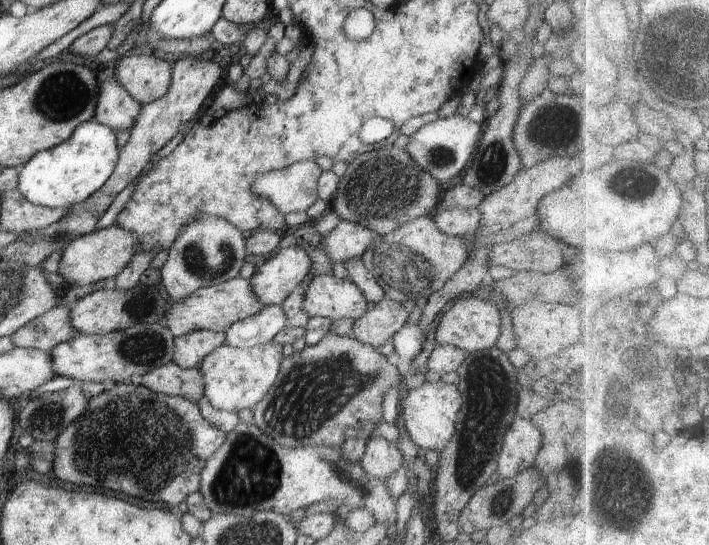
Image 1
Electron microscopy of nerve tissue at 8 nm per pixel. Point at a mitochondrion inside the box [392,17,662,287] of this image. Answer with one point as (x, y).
(552, 126)

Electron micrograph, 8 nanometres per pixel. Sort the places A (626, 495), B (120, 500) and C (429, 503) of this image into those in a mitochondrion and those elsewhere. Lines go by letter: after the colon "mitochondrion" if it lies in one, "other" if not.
A: mitochondrion
B: other
C: other

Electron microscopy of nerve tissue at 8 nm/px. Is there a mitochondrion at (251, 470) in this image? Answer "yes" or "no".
yes

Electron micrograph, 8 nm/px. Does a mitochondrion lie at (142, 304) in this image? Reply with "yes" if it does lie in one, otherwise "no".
yes

